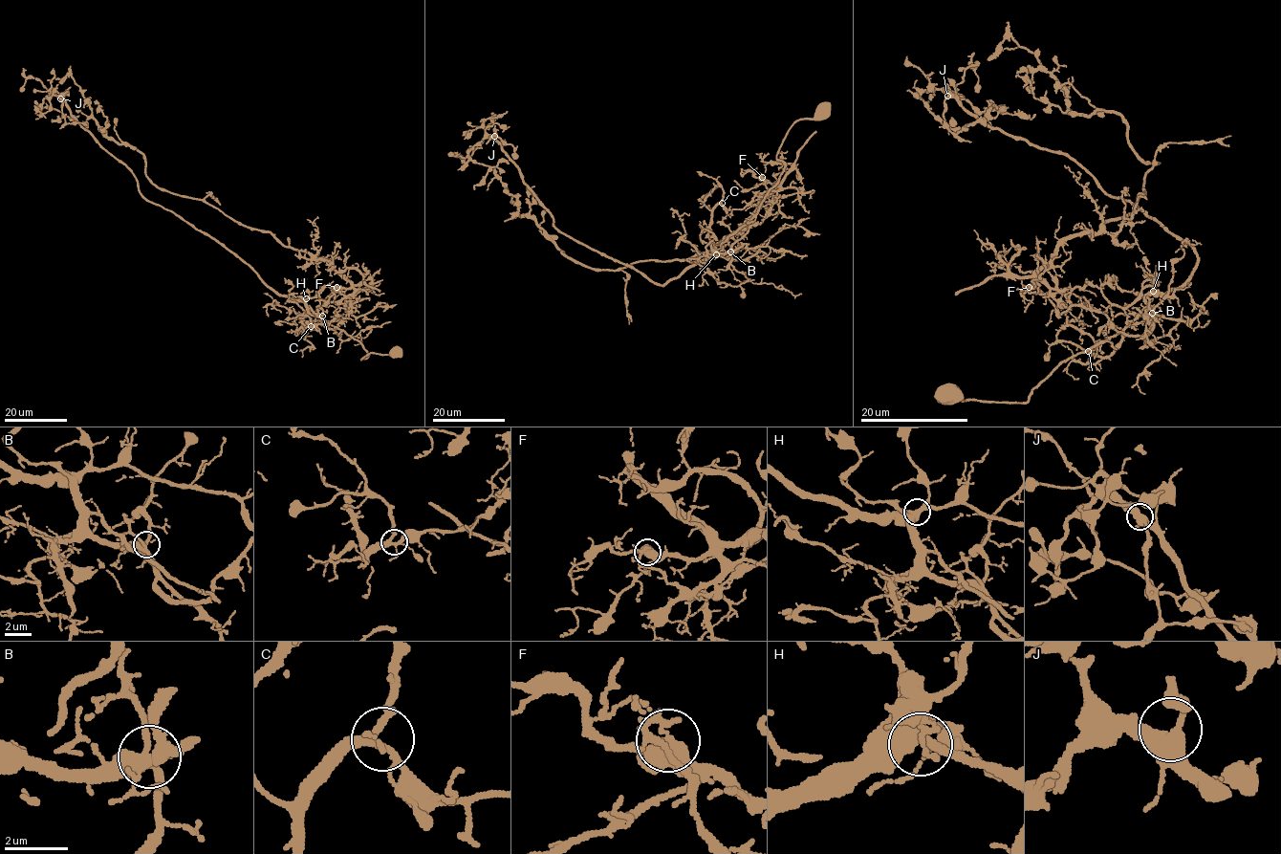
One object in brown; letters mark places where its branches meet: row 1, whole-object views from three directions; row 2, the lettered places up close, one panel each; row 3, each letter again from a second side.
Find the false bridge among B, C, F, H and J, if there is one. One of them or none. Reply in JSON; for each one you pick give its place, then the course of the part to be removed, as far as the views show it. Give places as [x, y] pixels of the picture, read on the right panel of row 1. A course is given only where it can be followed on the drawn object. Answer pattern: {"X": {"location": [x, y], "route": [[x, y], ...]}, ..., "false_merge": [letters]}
{"F": {"location": [1029, 287], "route": [[1029, 287], [1075, 234], [1132, 214], [1157, 165], [1117, 113], [1070, 111], [1033, 53], [999, 49], [1018, 46]]}, "false_merge": ["F"]}

